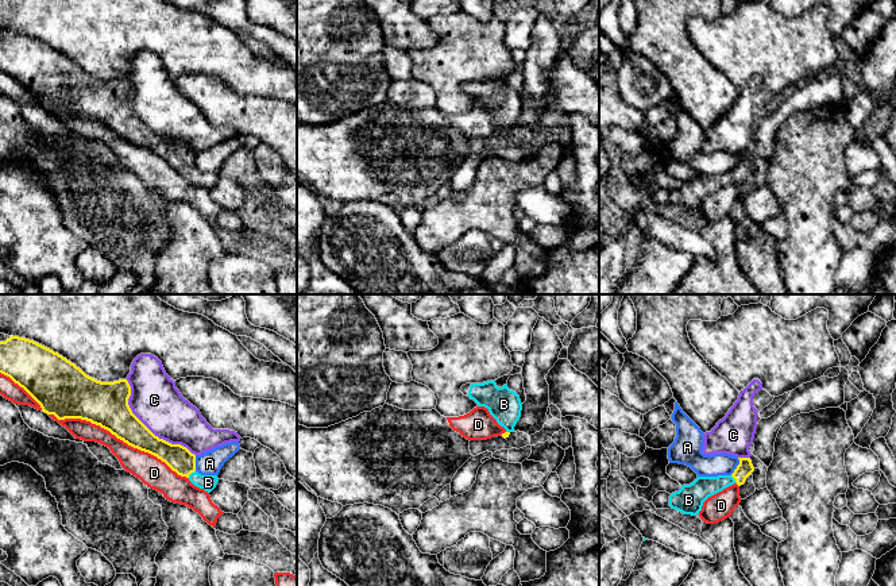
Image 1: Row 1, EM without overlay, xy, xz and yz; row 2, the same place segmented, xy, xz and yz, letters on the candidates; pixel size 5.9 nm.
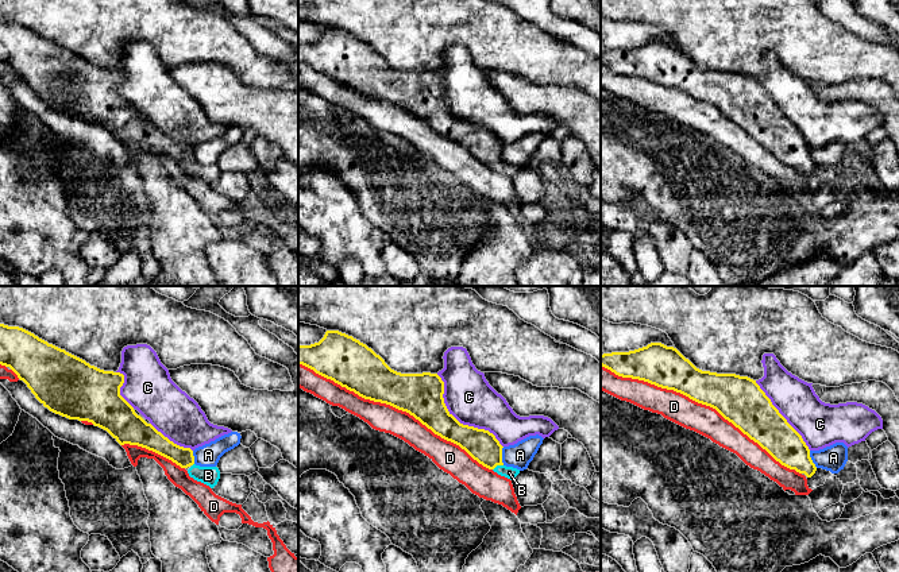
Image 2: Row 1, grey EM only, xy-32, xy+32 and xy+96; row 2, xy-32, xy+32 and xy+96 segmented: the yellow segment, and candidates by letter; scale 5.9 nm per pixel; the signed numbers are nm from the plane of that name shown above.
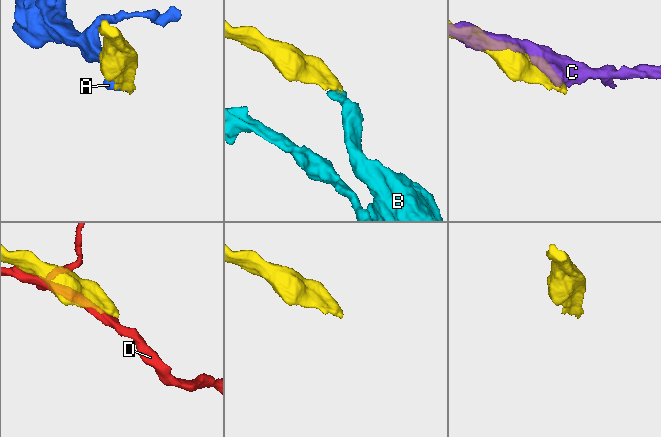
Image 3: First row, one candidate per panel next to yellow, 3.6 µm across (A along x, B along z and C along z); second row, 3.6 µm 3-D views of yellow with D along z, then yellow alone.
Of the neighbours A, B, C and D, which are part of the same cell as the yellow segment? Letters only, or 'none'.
B

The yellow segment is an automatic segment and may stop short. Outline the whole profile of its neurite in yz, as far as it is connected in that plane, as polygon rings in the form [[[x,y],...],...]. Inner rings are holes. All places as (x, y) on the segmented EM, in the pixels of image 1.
[[[750,458],[738,459],[739,464],[731,475],[698,477],[692,483],[683,485],[679,491],[669,496],[669,506],[683,514],[696,516],[708,497],[734,483],[744,485],[746,478],[754,471],[754,467]]]

